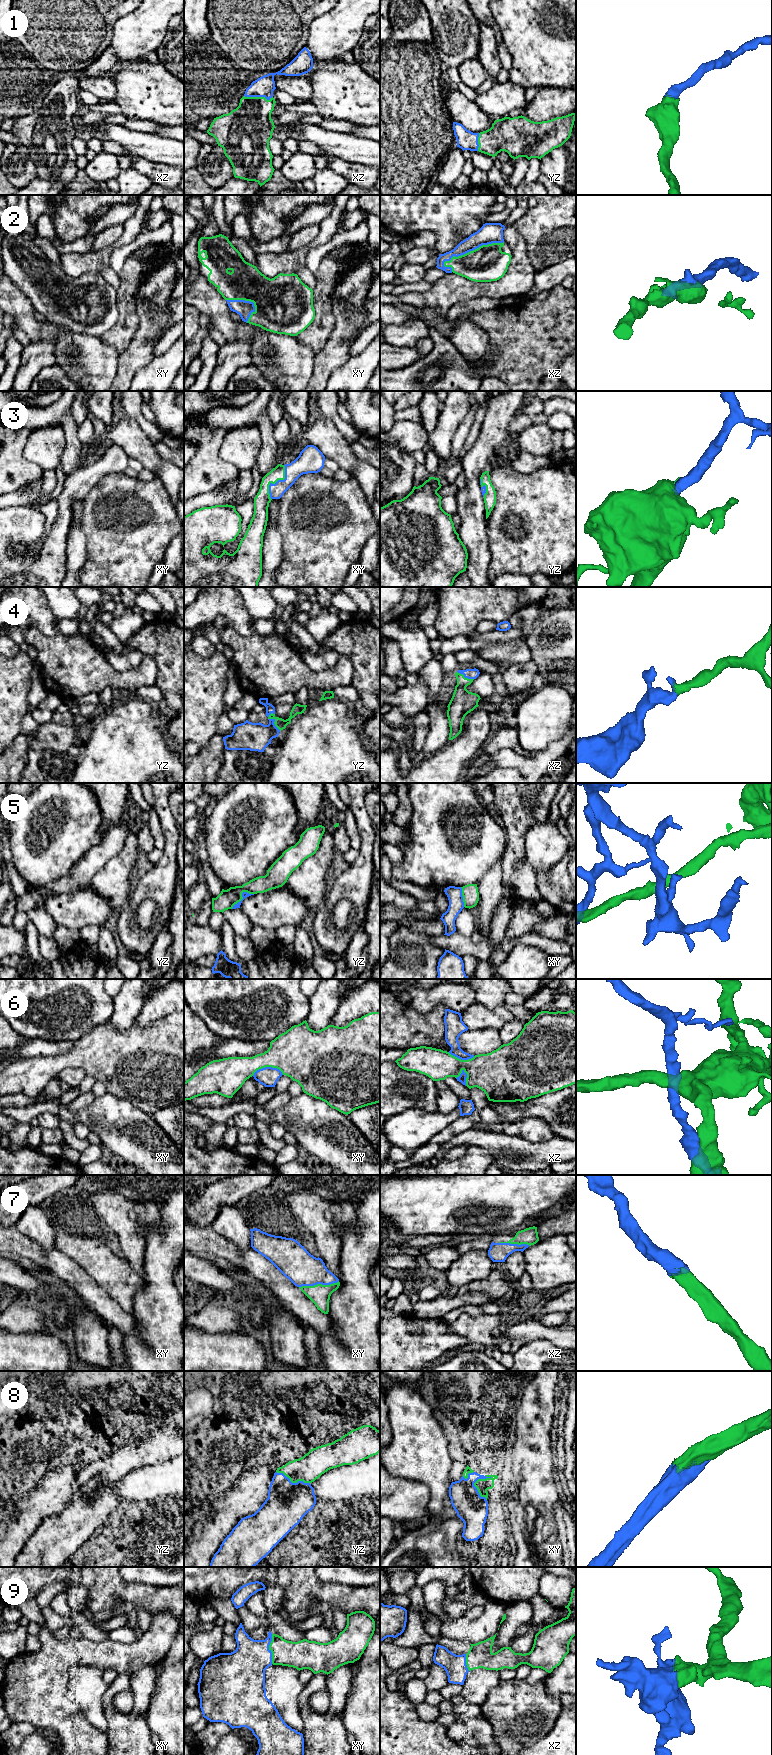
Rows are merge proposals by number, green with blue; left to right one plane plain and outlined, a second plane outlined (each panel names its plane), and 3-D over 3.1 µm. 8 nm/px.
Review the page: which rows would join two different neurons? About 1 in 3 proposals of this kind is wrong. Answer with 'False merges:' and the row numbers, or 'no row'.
False merges: 5, 6

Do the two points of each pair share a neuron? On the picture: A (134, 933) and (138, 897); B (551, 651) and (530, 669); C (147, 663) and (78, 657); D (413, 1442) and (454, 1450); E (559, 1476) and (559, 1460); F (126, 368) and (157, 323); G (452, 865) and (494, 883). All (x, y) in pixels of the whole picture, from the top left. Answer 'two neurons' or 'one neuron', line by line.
A: one neuron
B: two neurons
C: one neuron
D: two neurons
E: one neuron
F: one neuron
G: two neurons

